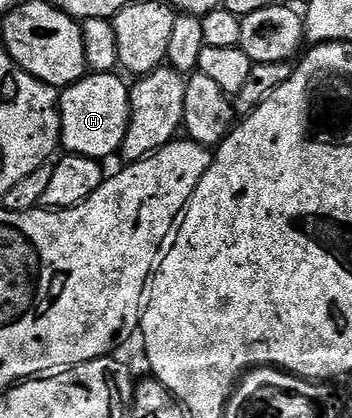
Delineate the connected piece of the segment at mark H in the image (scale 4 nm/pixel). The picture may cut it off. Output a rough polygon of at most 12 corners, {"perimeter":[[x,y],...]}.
{"perimeter":[[88,72],[58,94],[59,145],[119,155],[129,83]]}

